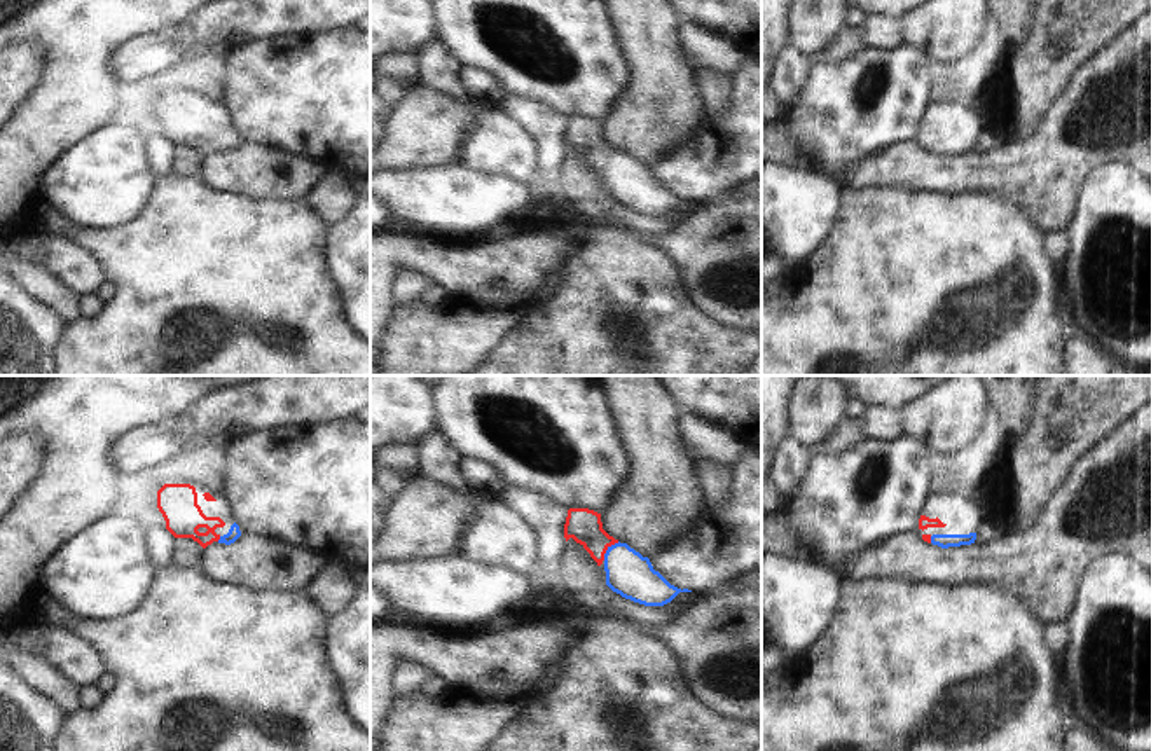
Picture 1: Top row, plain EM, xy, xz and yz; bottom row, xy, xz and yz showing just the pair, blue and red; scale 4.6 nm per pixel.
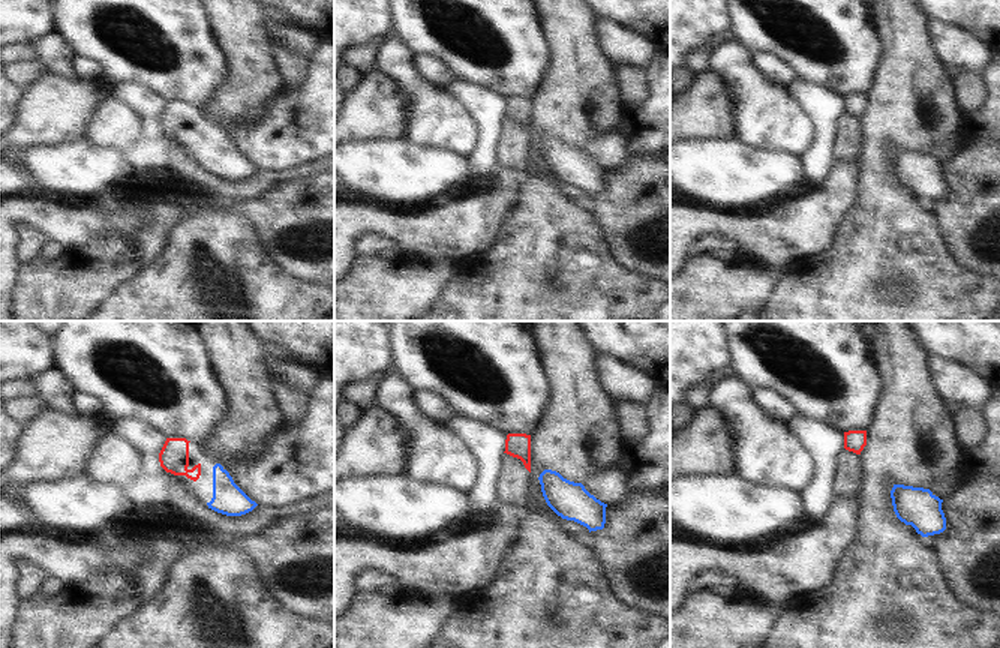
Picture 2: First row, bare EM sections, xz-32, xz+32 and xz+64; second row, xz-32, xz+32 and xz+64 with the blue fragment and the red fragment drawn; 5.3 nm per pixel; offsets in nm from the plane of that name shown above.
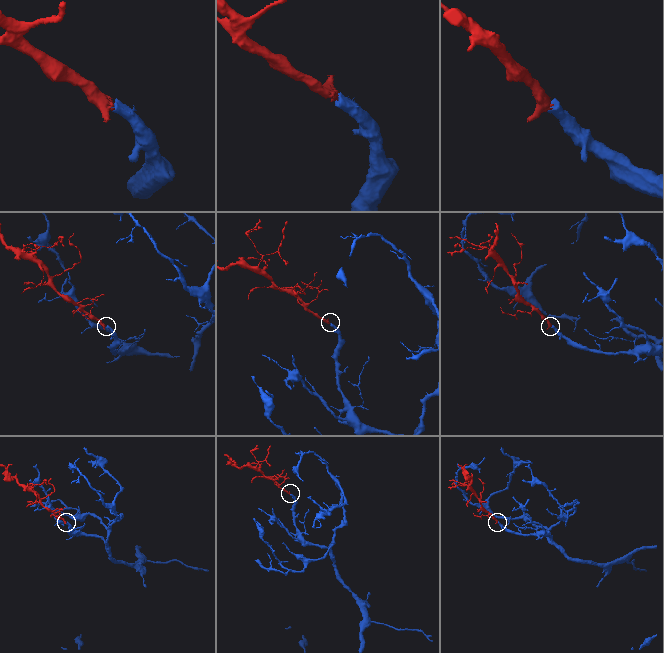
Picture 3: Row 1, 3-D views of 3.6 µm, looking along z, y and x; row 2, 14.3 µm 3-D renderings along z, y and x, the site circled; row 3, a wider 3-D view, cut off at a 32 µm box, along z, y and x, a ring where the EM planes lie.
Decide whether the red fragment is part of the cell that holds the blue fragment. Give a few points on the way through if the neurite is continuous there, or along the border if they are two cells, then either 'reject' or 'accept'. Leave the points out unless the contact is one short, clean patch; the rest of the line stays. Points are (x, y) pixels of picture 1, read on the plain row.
runs through xz (631, 184), (608, 158), (584, 135); accept

